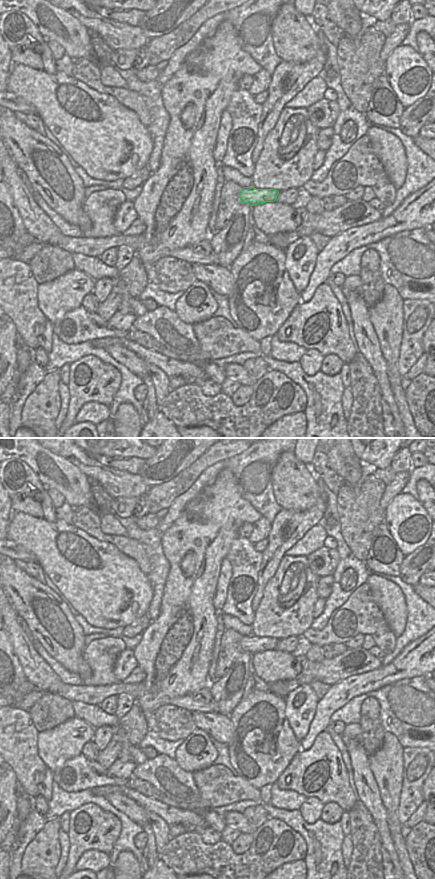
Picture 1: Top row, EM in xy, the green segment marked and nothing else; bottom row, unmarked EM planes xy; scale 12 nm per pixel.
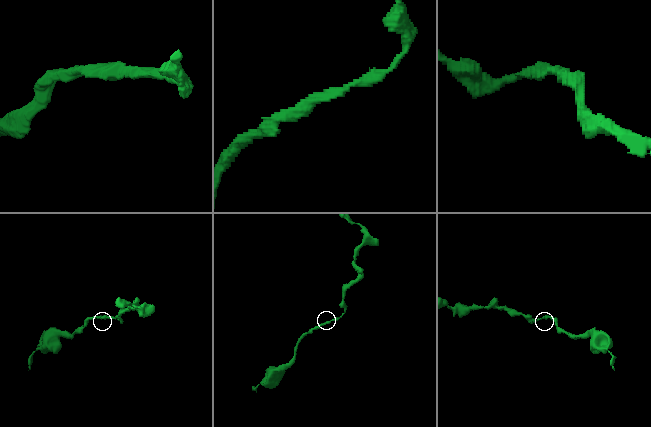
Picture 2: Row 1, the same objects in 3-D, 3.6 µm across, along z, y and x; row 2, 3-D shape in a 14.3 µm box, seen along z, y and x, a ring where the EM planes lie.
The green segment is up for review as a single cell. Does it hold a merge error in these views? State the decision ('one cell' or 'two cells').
one cell

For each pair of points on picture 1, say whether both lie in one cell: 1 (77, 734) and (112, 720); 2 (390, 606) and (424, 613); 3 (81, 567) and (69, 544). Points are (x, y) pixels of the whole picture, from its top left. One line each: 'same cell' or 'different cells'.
1: different cells
2: different cells
3: same cell

